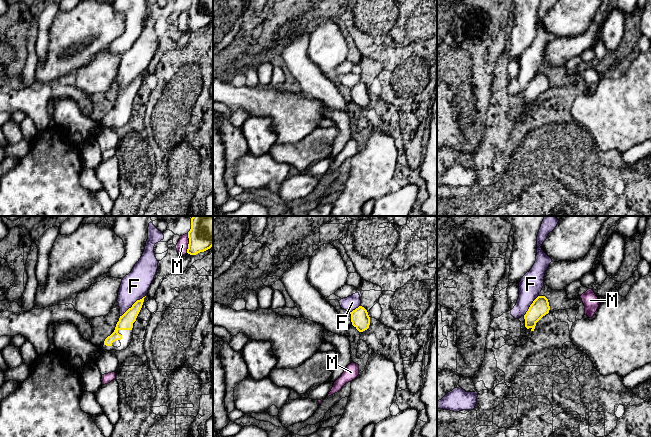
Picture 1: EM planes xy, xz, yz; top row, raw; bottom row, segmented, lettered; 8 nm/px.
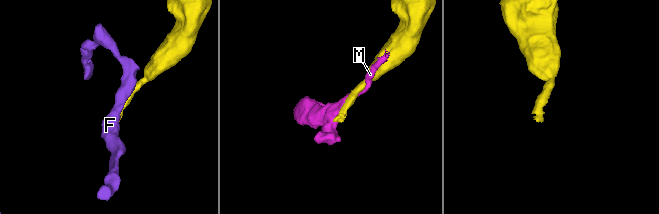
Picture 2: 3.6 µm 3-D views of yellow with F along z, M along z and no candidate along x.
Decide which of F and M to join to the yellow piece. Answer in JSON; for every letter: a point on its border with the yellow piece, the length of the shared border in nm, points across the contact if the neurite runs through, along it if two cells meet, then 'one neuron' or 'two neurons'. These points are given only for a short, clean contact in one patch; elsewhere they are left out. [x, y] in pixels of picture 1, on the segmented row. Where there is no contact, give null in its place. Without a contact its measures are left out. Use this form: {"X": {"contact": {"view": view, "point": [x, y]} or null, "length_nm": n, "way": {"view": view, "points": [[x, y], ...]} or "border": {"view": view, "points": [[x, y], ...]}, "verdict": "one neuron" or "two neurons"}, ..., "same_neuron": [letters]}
{"F": {"contact": {"view": "xy", "point": [132, 305]}, "length_nm": 260, "verdict": "two neurons"}, "M": {"contact": {"view": "xy", "point": [189, 243]}, "length_nm": 150, "verdict": "two neurons"}, "same_neuron": []}

